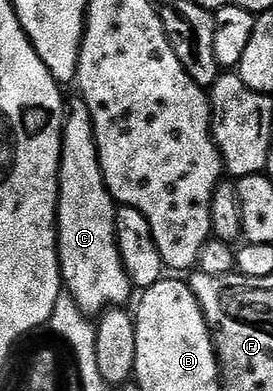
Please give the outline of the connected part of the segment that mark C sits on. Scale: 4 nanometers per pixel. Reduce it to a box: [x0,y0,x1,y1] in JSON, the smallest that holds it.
[59,97,133,316]

